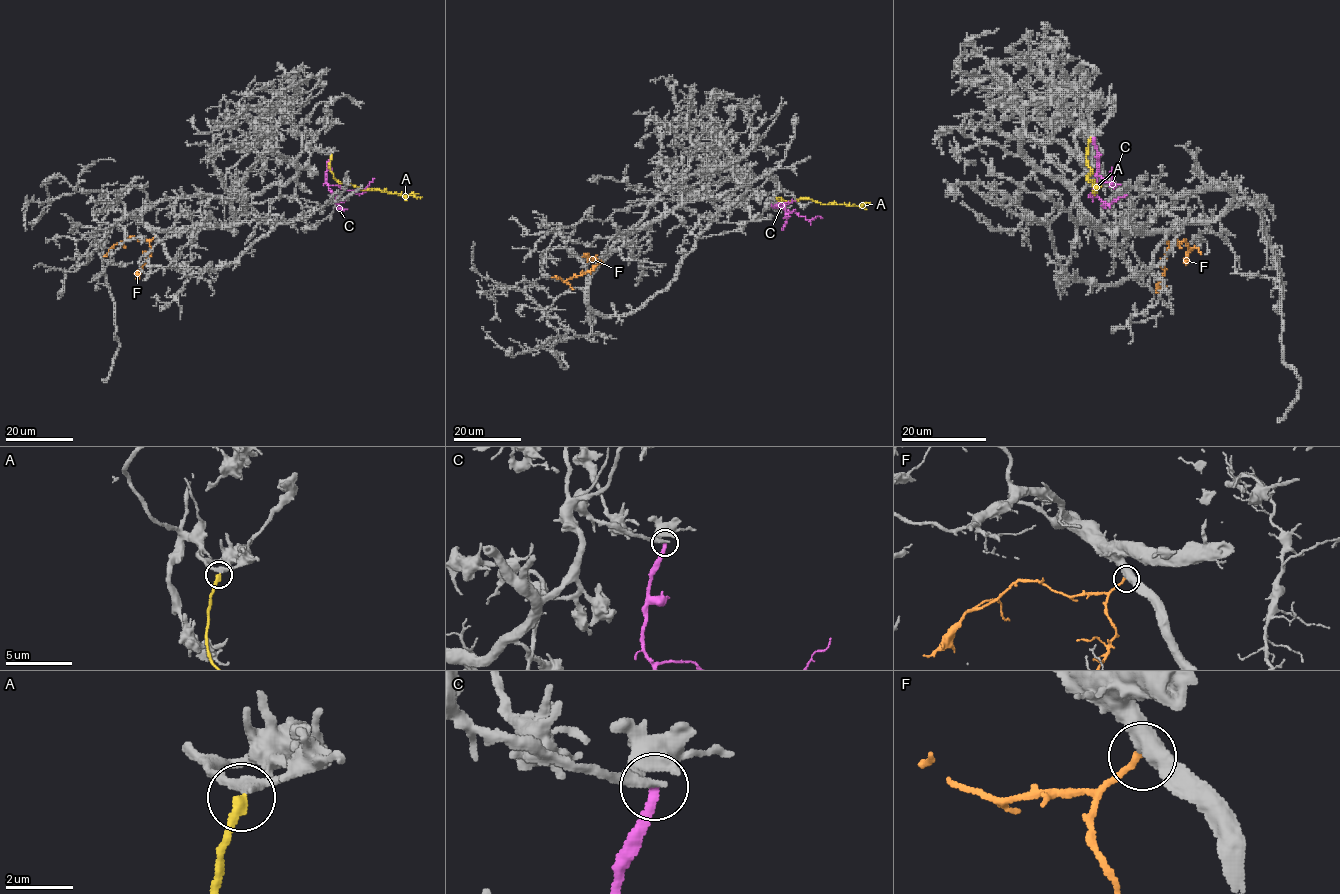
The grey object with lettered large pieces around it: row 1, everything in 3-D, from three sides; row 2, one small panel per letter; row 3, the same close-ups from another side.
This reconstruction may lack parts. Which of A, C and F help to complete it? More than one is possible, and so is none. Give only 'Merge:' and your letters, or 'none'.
Merge: F

